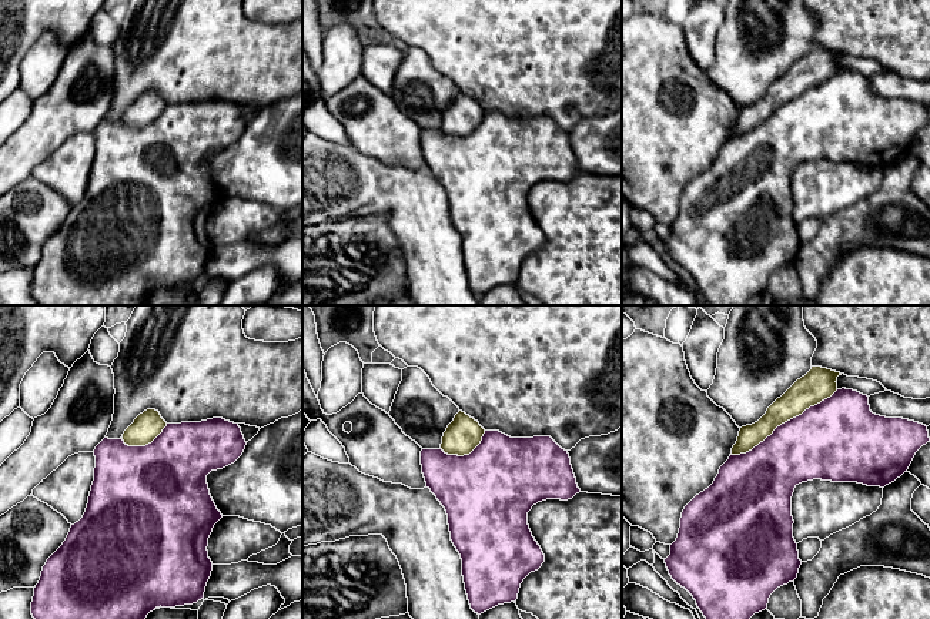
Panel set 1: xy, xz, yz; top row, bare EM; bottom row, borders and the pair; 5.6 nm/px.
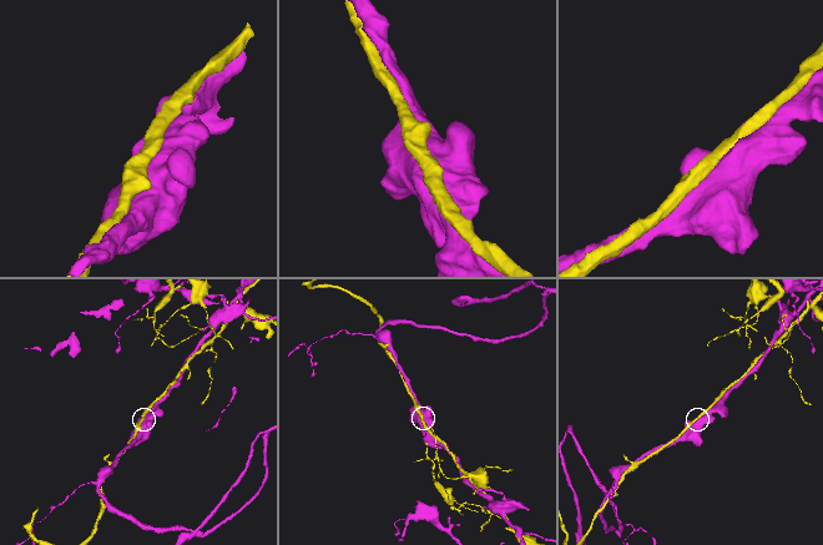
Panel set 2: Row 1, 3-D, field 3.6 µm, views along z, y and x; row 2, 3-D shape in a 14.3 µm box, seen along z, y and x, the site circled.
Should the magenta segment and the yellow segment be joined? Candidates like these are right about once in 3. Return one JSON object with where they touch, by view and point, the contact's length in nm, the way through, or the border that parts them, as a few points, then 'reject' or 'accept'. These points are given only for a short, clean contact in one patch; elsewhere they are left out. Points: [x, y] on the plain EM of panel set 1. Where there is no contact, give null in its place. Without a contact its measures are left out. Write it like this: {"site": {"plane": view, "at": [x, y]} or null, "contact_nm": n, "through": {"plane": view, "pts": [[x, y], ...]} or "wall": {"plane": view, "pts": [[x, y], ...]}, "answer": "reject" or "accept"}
{"site": {"plane": "yz", "at": [785, 103]}, "contact_nm": 700, "answer": "reject"}

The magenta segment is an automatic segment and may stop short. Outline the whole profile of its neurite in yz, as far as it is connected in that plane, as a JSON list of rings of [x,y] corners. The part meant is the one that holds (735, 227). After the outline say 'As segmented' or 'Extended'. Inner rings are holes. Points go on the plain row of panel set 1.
[[[837,70],[830,78],[777,107],[752,131],[729,137],[713,164],[685,187],[678,218],[665,240],[669,255],[693,277],[709,305],[746,305],[755,294],[767,288],[769,278],[777,268],[797,258],[802,241],[793,218],[794,168],[813,160],[884,168],[909,150],[916,133],[927,123],[930,118],[926,106],[876,96],[870,91],[867,76]]]. As segmented

